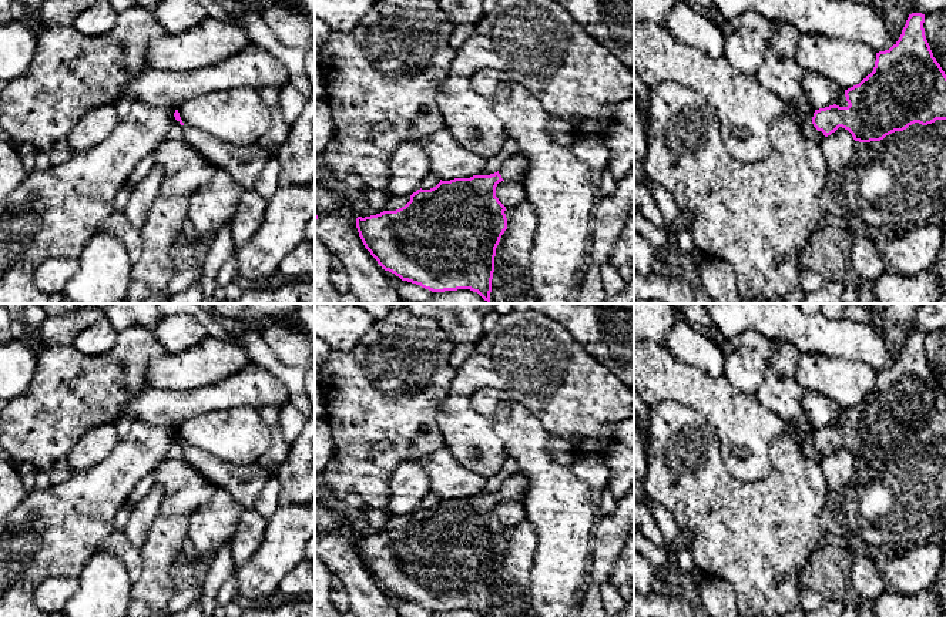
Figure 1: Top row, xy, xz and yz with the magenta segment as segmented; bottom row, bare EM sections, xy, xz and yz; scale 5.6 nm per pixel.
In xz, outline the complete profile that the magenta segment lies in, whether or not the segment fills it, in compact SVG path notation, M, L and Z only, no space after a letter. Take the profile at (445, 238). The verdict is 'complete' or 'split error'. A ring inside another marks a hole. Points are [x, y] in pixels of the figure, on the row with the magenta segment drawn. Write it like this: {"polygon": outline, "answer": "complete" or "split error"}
{"polygon": "M511 155L503 161L500 170L490 175L473 175L442 181L430 190L417 190L410 201L396 209L370 217L358 217L356 228L365 248L378 264L402 281L420 285L432 292L470 289L490 302L494 272L496 248L507 229L506 207L496 197L496 187L501 181L521 181L527 162L521 155Z", "answer": "split error"}

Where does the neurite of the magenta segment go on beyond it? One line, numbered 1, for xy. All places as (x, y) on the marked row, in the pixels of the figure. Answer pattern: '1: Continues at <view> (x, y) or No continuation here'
1: No continuation here

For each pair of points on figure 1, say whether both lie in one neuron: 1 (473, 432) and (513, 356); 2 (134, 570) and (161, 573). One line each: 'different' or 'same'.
1: same
2: different

